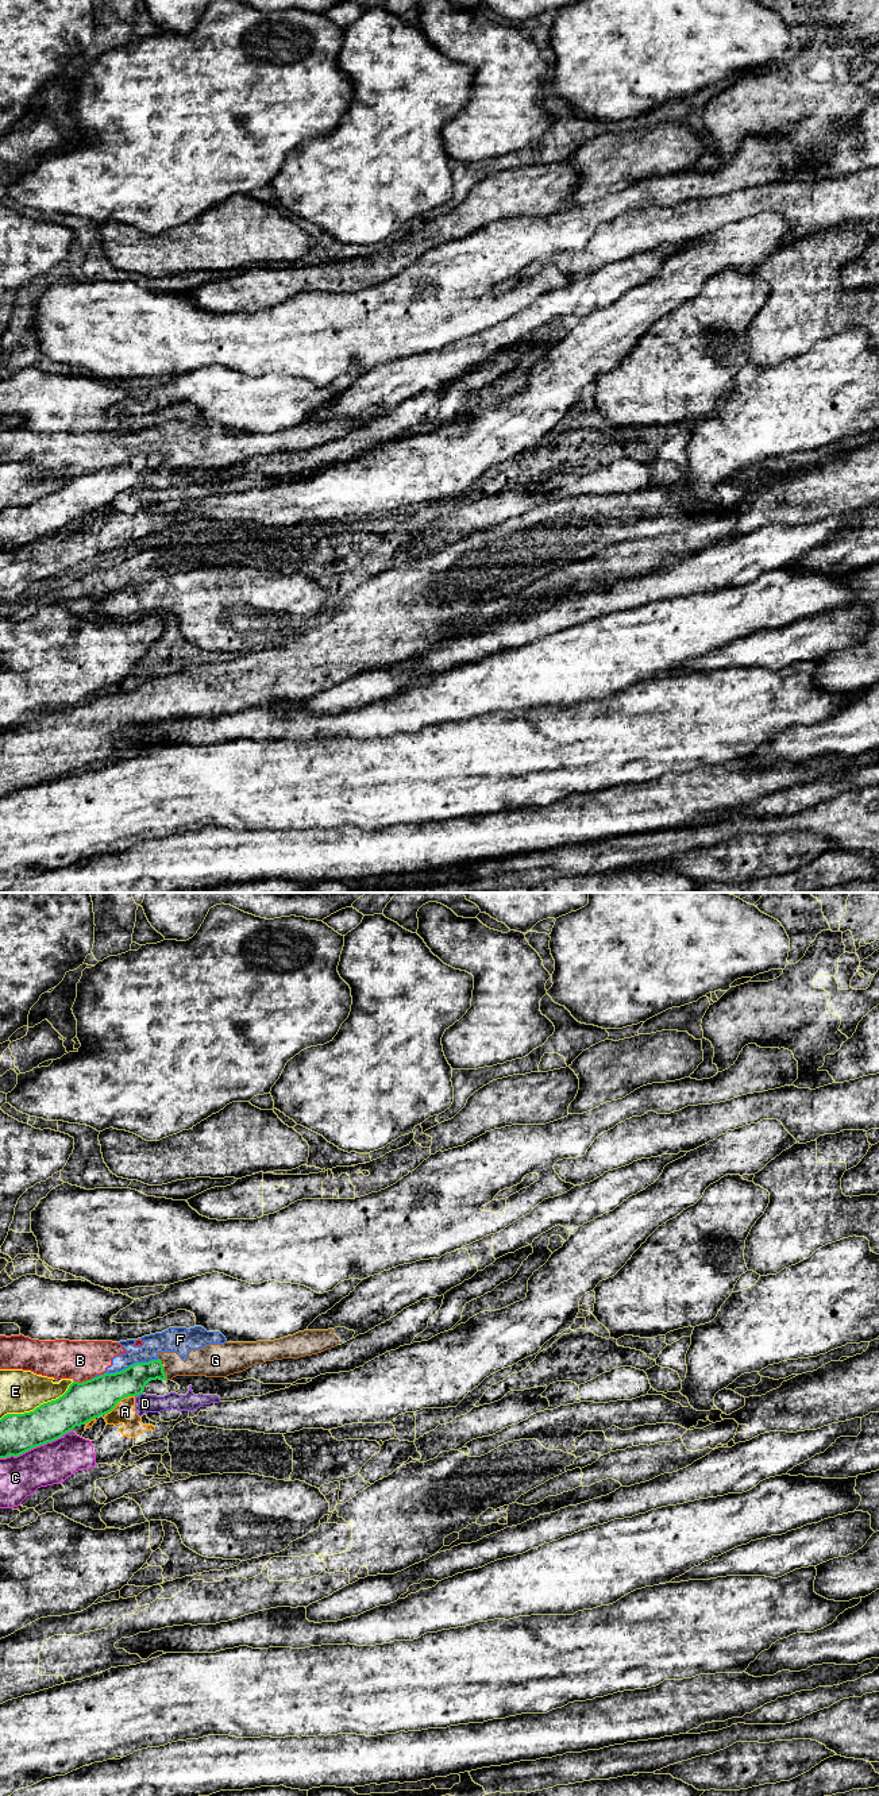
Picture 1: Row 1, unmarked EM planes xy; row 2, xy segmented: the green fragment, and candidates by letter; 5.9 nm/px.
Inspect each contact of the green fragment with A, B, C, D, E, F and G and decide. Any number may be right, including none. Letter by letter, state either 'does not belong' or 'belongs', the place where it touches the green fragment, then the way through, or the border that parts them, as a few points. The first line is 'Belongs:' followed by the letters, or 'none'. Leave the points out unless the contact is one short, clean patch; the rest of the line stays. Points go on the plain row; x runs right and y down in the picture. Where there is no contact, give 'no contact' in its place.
Belongs: none
A: does not belong; contact xy (119, 493)
B: does not belong; contact xy (84, 474); border xy (93, 469), (74, 474)
C: does not belong; contact xy (35, 539)
D: does not belong; contact xy (138, 486); border xy (142, 485), (135, 489)
E: does not belong; contact xy (37, 500)
F: does not belong; contact xy (132, 457); border xy (158, 451), (132, 455), (119, 463), (104, 466)
G: does not belong; contact xy (164, 466); border xy (162, 459), (168, 471)

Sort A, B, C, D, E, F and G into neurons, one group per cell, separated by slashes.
A C D / B F G / E

